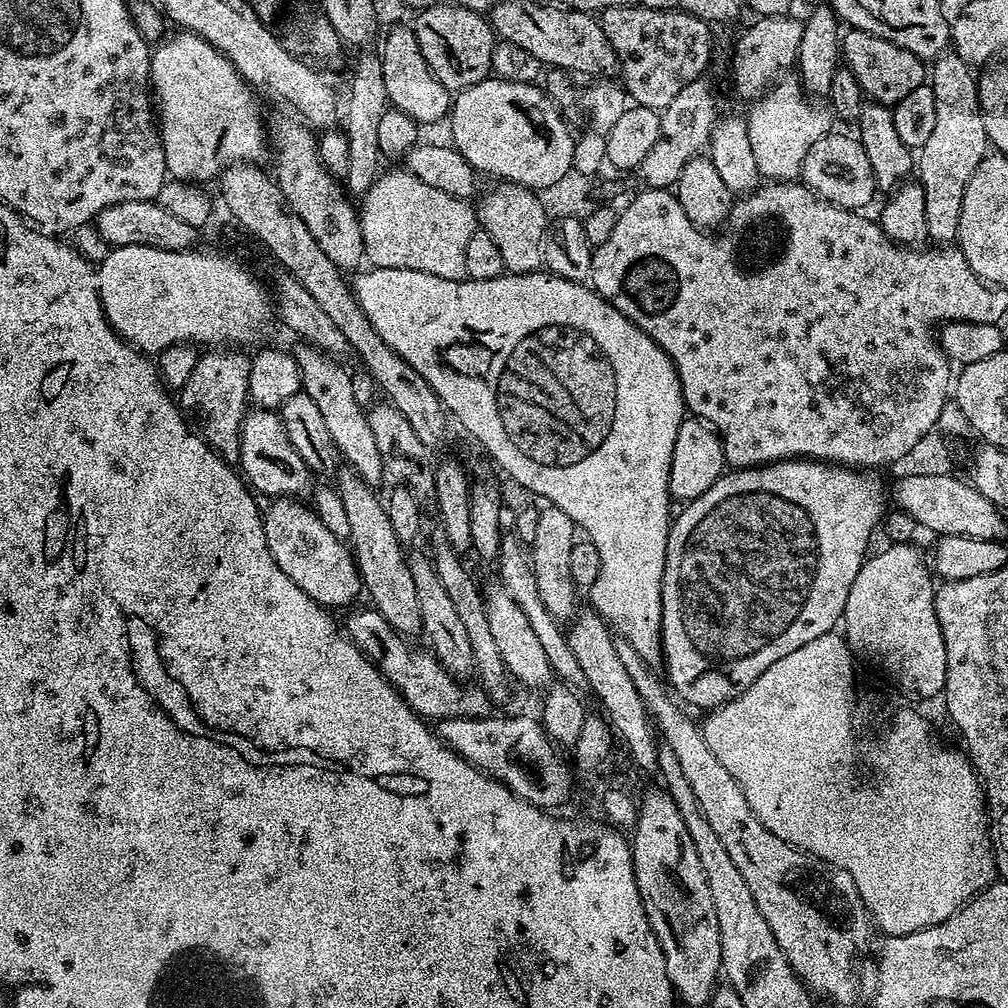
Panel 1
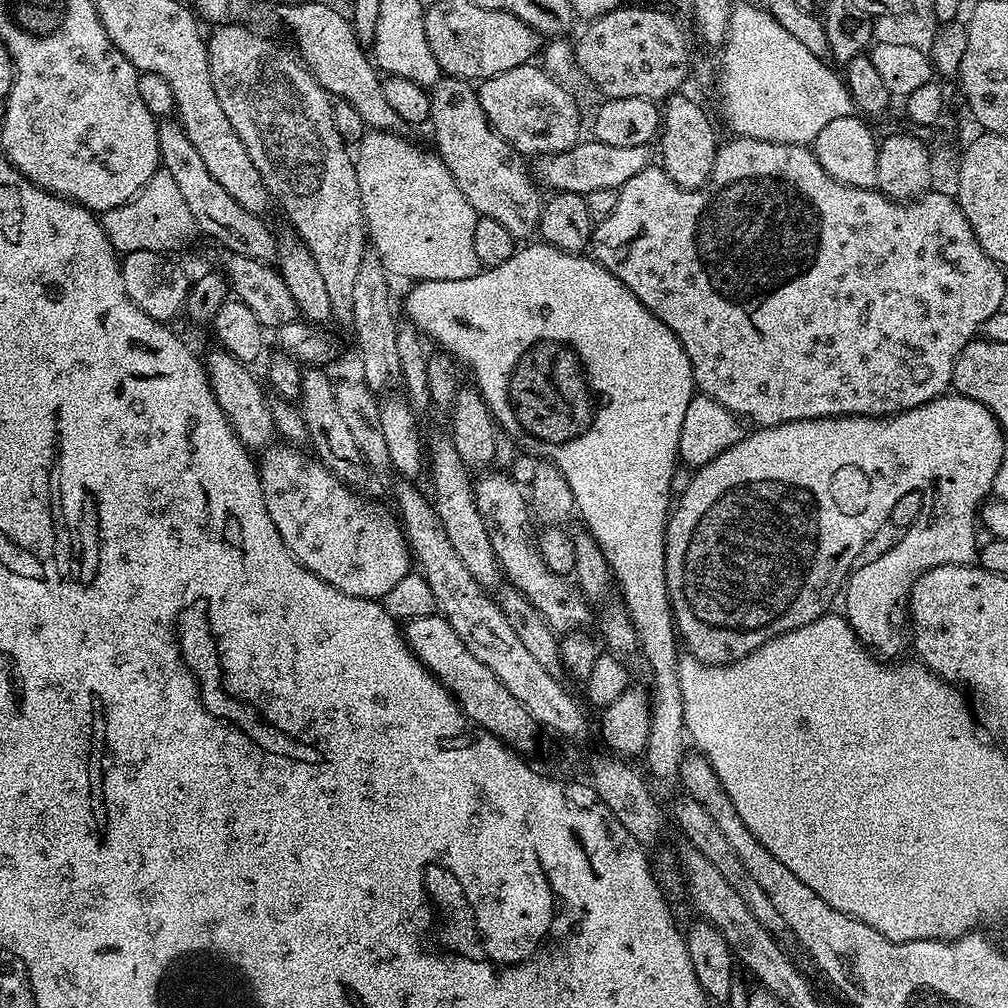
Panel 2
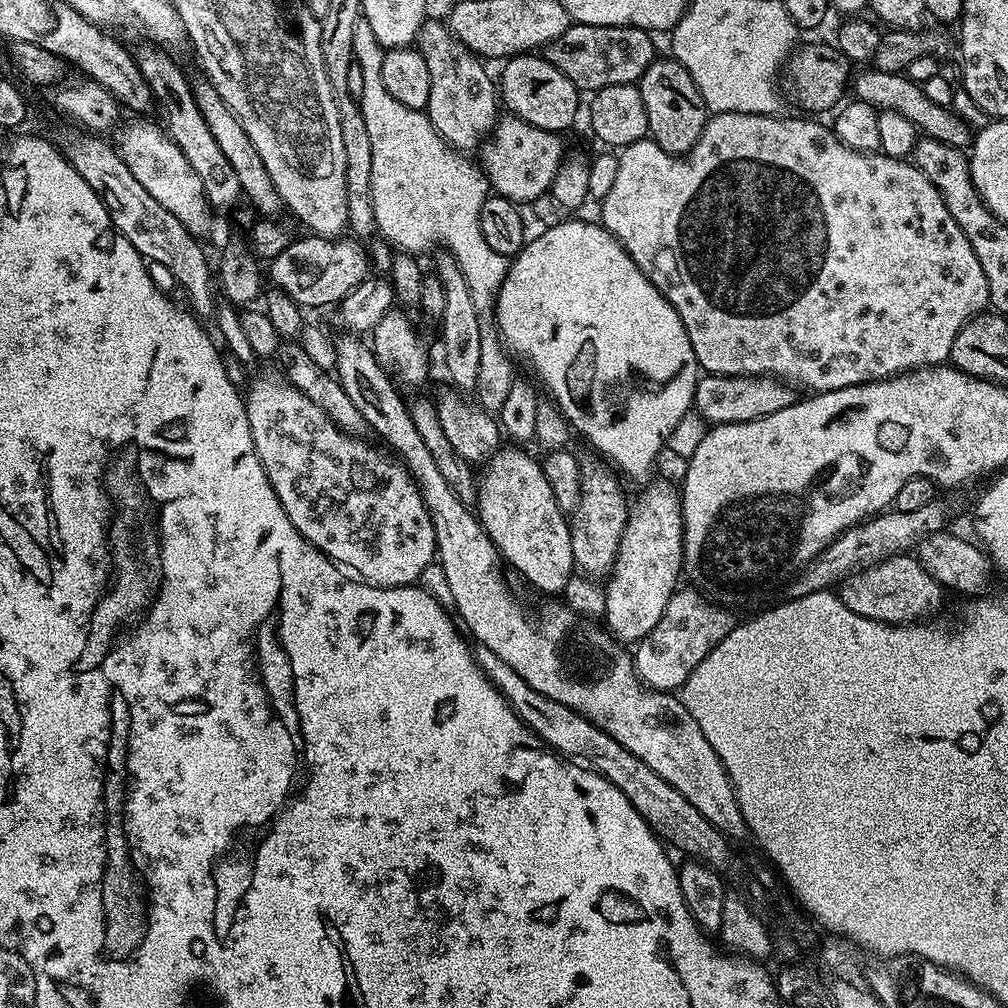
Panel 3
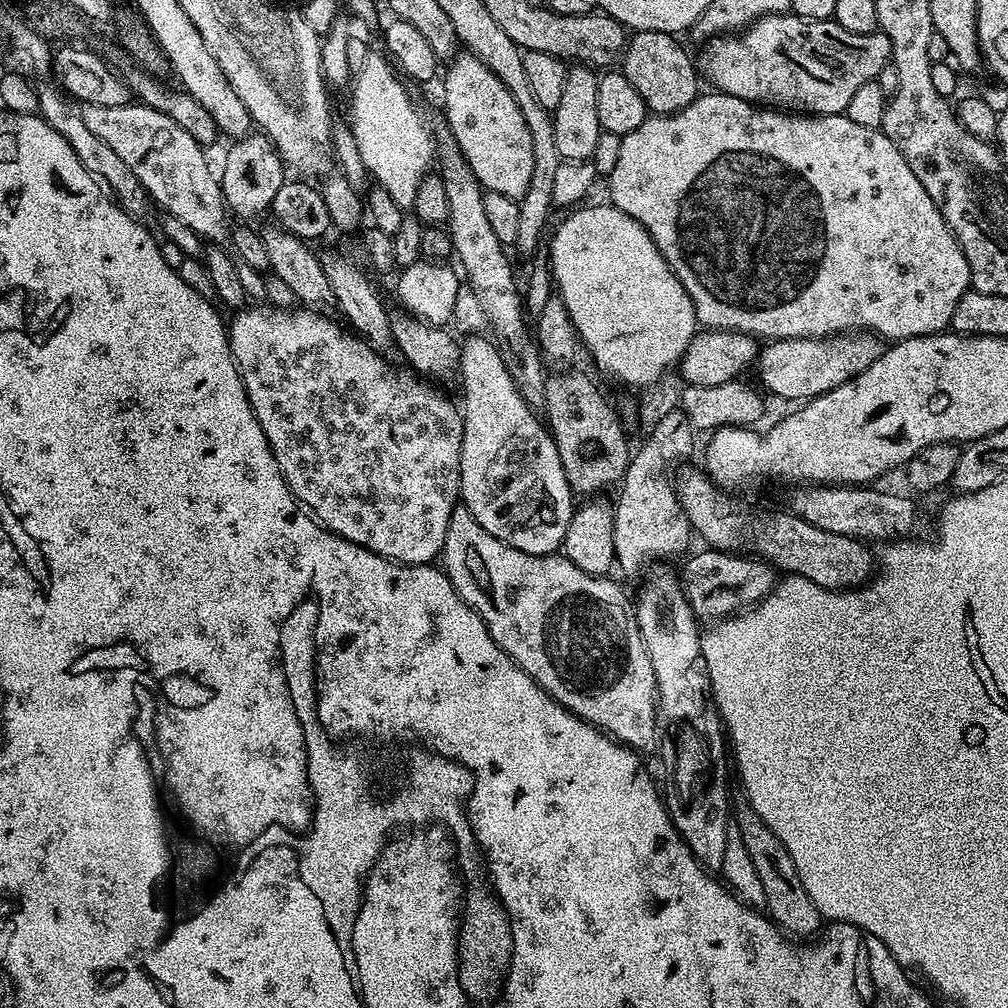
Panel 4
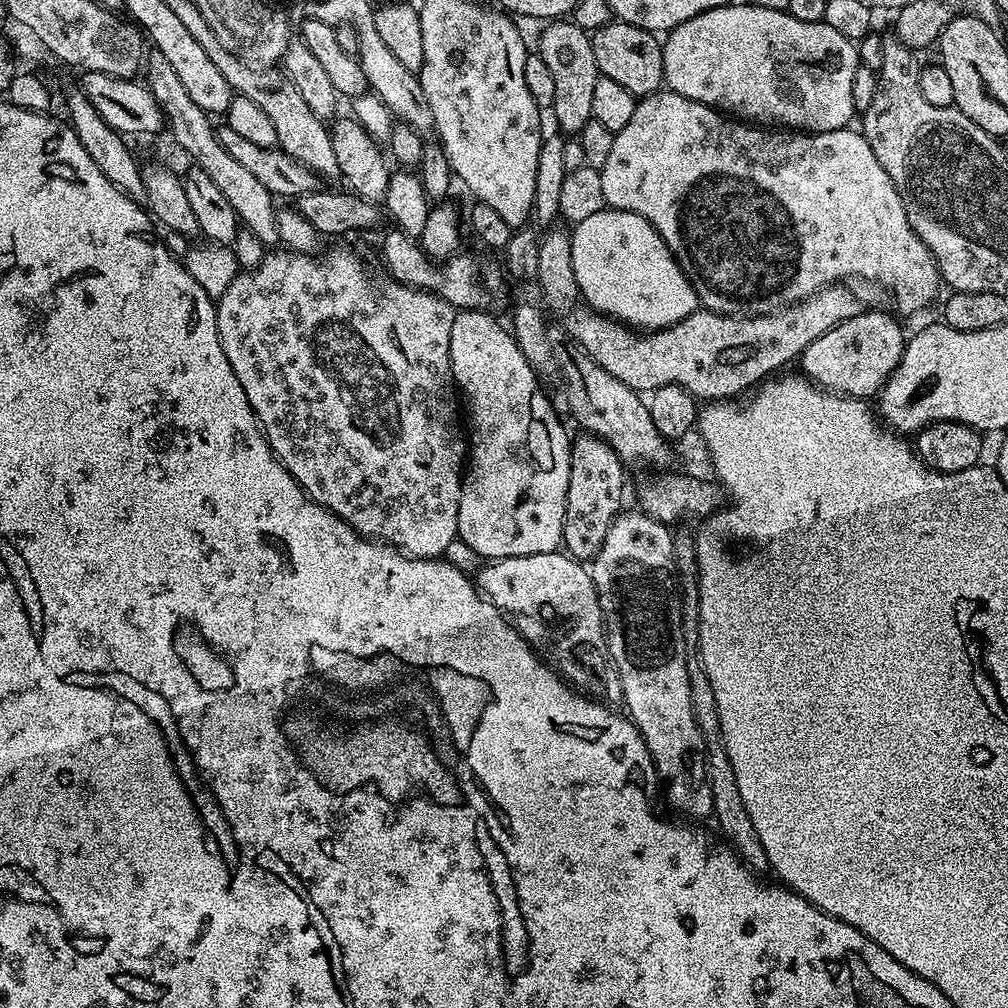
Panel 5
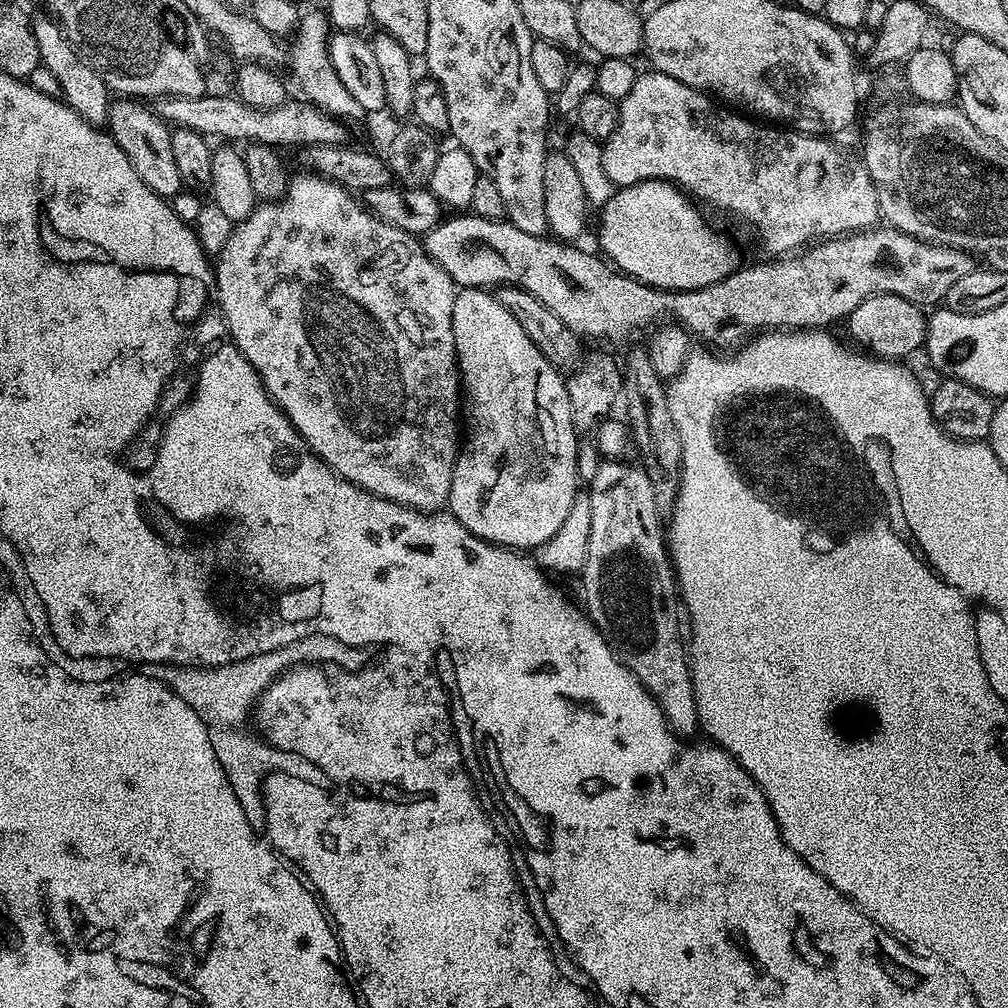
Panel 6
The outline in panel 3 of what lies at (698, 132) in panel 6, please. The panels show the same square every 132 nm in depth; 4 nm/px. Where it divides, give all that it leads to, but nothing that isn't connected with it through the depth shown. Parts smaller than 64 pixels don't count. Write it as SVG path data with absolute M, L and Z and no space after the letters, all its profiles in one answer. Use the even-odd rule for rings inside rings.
M717 112L704 125L700 141L683 156L672 156L662 146L658 146L650 138L645 138L628 145L619 153L618 174L614 178L614 186L610 194L599 205L602 227L609 232L612 237L623 246L630 254L630 258L648 276L649 282L657 288L665 298L678 310L678 318L686 326L686 334L690 338L690 346L694 346L694 358L697 364L705 373L713 376L771 376L779 378L785 382L791 382L797 389L809 388L809 393L829 392L830 390L842 390L846 386L858 386L859 384L869 384L875 380L888 380L891 376L898 376L902 372L911 372L914 368L934 368L943 365L952 355L954 338L966 322L970 322L981 312L989 307L988 283L986 282L986 270L982 270L982 262L978 262L978 254L974 254L974 246L966 238L966 234L958 226L958 222L946 210L946 202L942 194L926 178L922 169L916 167L915 163L907 159L896 159L892 156L875 152L859 152L850 146L846 146L837 137L831 127L819 124L819 119L795 120L792 116L777 114L775 116L759 116L758 114L738 114L737 112Z

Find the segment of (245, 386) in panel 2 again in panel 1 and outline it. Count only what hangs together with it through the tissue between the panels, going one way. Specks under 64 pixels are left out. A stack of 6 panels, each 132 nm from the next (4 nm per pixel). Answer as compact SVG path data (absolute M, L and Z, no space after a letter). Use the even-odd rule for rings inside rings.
M256 406L245 411L240 431L238 468L243 479L261 497L300 498L303 497L303 492L305 491L305 495L310 488L310 471L306 462L302 462L298 450L294 450L294 442L290 442L290 434L286 434L286 426L280 421L279 415L270 409Z

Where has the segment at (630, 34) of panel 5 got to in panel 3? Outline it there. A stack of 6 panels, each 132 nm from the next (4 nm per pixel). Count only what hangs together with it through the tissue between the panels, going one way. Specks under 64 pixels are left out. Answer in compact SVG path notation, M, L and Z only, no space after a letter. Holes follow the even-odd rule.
M675 58L667 59L653 60L652 65L638 81L638 87L642 94L642 102L646 102L648 136L672 156L683 156L700 141L710 113L704 107L702 94L698 94L698 86L694 86L694 78L690 78L686 66L679 64Z

